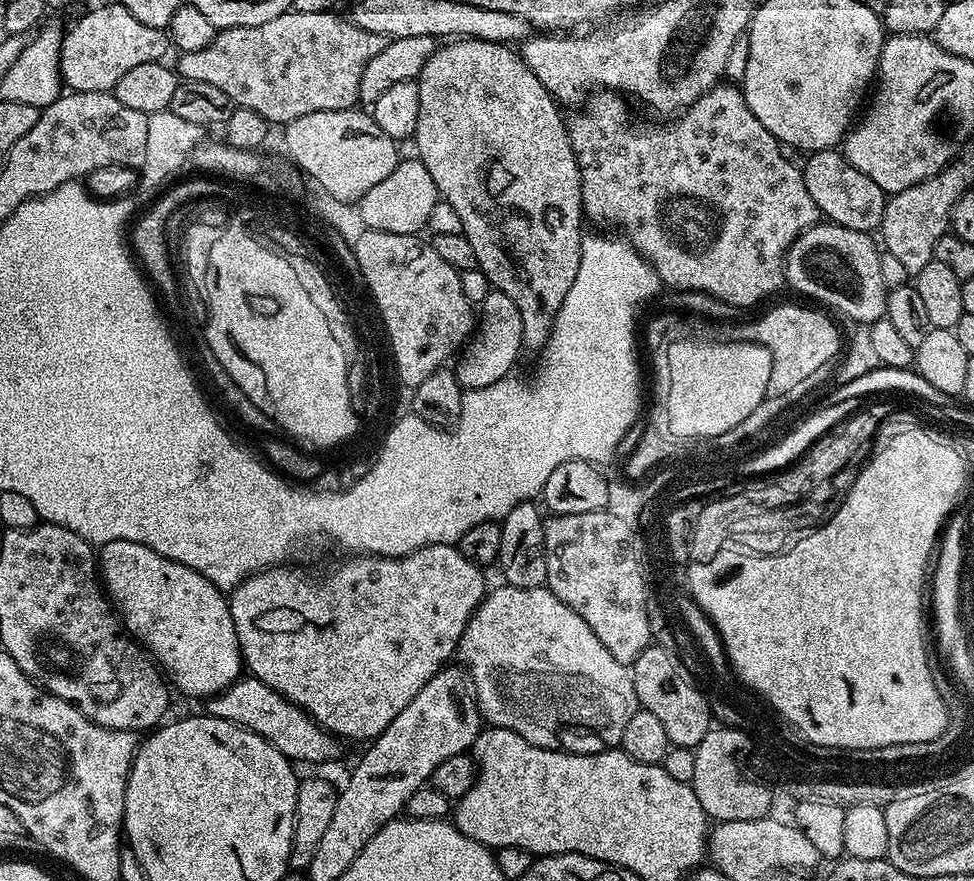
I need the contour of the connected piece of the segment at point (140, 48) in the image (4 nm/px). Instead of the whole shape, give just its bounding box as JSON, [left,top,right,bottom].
[60,2,170,92]

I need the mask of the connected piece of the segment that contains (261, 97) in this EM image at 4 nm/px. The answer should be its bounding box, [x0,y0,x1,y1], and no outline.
[190,10,389,126]

